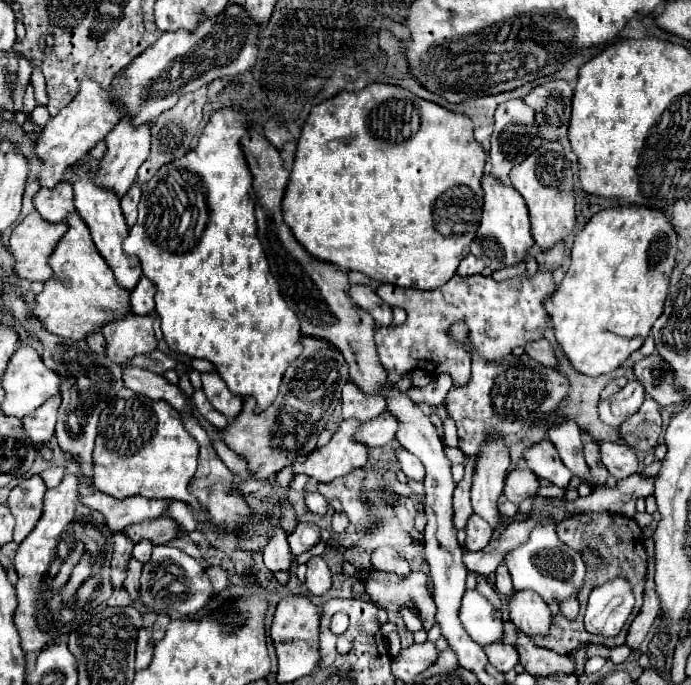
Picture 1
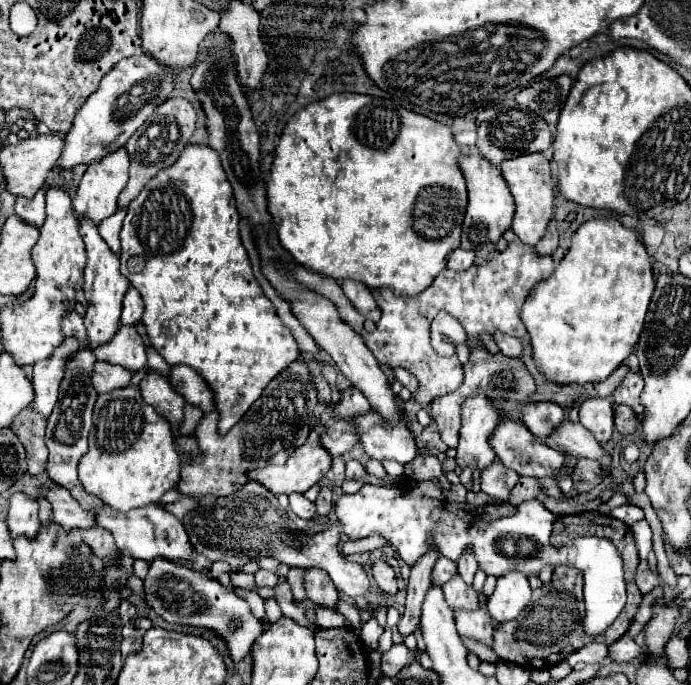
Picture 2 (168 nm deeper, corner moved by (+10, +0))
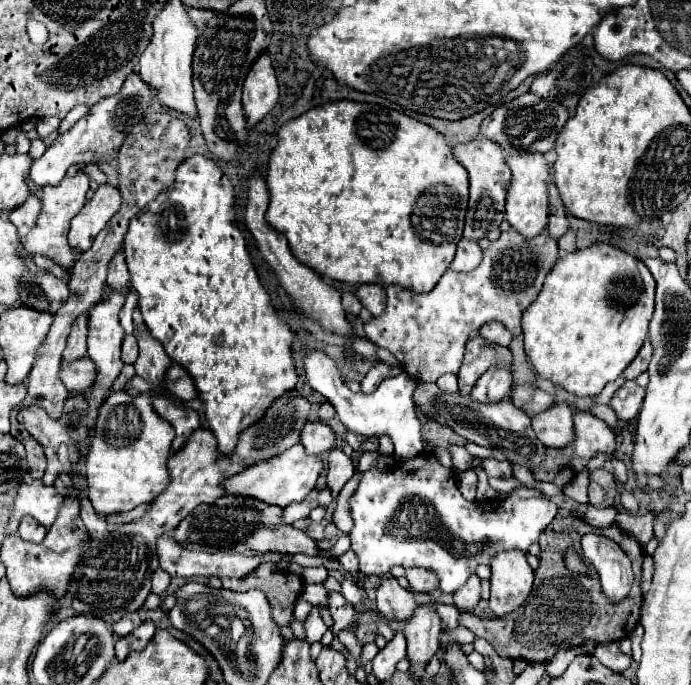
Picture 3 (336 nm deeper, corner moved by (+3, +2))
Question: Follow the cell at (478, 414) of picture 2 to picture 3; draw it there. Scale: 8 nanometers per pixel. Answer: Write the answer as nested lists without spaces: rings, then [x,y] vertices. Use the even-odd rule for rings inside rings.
[[[491,367],[477,379],[477,383],[473,385],[471,397],[475,397],[475,401],[495,403],[505,399],[511,387],[513,387],[511,371],[505,367]]]

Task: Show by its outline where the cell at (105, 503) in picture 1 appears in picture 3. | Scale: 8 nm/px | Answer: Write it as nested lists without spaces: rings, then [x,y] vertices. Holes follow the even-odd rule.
[[[23,479],[13,503],[13,511],[9,523],[5,527],[5,535],[17,531],[23,517],[33,517],[37,523],[51,527],[55,521],[59,507],[63,505],[63,495],[55,491],[55,487],[45,487],[39,479]]]

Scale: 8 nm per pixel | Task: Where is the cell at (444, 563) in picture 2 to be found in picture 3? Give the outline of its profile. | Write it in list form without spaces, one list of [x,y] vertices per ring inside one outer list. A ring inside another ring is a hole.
[[[407,569],[405,575],[411,591],[415,593],[431,593],[433,589],[437,589],[435,573],[427,573],[427,569]]]

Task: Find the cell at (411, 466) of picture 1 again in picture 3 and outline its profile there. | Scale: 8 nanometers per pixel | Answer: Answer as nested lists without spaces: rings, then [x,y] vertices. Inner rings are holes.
[[[305,349],[305,361],[303,361],[303,373],[307,377],[307,383],[321,393],[337,411],[337,417],[343,421],[343,425],[361,435],[361,437],[371,437],[377,435],[381,437],[383,433],[391,435],[395,443],[395,459],[403,461],[407,457],[415,457],[423,451],[421,443],[421,423],[415,413],[413,405],[413,389],[415,389],[415,379],[409,373],[401,373],[399,377],[391,377],[379,385],[379,389],[371,395],[365,393],[353,393],[347,389],[347,385],[341,379],[341,373],[335,365],[335,361],[323,351],[323,349]]]

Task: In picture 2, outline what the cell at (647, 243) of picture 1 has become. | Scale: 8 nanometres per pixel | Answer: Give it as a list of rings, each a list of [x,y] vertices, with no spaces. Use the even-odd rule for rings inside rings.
[[[590,219],[578,227],[568,253],[556,265],[552,277],[538,283],[522,307],[522,321],[530,333],[532,355],[548,379],[560,385],[596,383],[608,377],[632,353],[656,285],[652,265],[654,259],[648,255],[636,229],[628,229],[616,219]]]

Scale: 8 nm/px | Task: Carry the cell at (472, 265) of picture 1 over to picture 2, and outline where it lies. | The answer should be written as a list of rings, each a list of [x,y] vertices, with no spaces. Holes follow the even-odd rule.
[[[456,249],[456,251],[452,251],[452,255],[448,257],[448,269],[452,269],[452,271],[466,271],[472,263],[474,263],[472,251]]]

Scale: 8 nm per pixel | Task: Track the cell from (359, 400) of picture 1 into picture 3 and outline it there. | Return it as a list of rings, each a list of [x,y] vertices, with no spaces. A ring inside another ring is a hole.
[[[379,361],[375,367],[369,369],[369,373],[365,375],[365,379],[361,381],[361,391],[363,391],[363,393],[373,393],[383,379],[395,377],[395,375],[399,375],[399,373],[401,373],[401,369],[391,367],[391,365],[387,365],[387,363]]]

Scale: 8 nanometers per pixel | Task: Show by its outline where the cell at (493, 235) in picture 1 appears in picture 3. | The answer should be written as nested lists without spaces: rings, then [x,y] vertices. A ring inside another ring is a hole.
[[[479,137],[477,141],[459,143],[453,147],[453,155],[469,173],[469,207],[467,207],[463,237],[469,241],[477,241],[487,235],[491,225],[499,225],[505,217],[505,195],[511,171],[507,169],[501,147],[489,139]]]

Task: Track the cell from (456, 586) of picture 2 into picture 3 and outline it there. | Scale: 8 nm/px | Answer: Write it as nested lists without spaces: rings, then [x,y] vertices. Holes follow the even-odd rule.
[[[421,453],[419,457],[413,457],[413,459],[405,459],[401,463],[397,463],[395,467],[387,469],[387,471],[381,471],[381,469],[371,469],[371,471],[365,471],[361,481],[359,481],[359,487],[357,491],[351,495],[349,499],[349,507],[351,507],[351,515],[353,515],[353,529],[351,529],[351,547],[355,549],[357,557],[359,557],[359,569],[365,573],[365,575],[385,575],[393,565],[401,565],[401,567],[423,567],[423,569],[429,569],[433,571],[437,577],[439,577],[439,589],[441,591],[447,591],[447,593],[453,593],[455,589],[459,589],[461,585],[464,585],[467,579],[477,569],[477,565],[489,565],[491,557],[499,551],[499,549],[521,549],[521,551],[529,551],[529,547],[533,543],[537,543],[539,539],[539,533],[553,521],[553,517],[557,515],[557,505],[549,499],[519,499],[519,497],[507,497],[507,499],[499,499],[499,501],[467,501],[459,489],[457,489],[457,477],[455,477],[455,471],[453,469],[447,469],[443,467],[437,457],[433,453]]]

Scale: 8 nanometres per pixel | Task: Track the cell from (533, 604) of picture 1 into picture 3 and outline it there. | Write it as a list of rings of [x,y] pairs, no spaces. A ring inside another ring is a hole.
[[[511,549],[497,553],[491,563],[491,599],[489,609],[501,617],[515,611],[531,593],[533,569],[527,563],[525,553]]]

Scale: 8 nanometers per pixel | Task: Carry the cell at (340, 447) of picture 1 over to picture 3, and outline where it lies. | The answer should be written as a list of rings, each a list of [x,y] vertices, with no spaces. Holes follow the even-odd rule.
[[[293,445],[291,449],[279,453],[279,457],[275,455],[269,461],[259,461],[251,467],[243,469],[235,477],[223,481],[223,489],[229,495],[251,497],[251,499],[263,501],[267,505],[277,505],[277,507],[283,509],[289,503],[303,501],[307,497],[307,493],[315,487],[315,481],[321,475],[321,471],[323,471],[323,463],[321,463],[319,457],[303,453],[301,445]]]

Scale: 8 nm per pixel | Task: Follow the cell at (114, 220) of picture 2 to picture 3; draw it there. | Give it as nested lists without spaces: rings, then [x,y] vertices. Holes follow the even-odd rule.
[[[119,251],[115,255],[115,259],[111,261],[111,269],[109,269],[109,275],[107,275],[107,287],[115,289],[121,295],[127,295],[131,291],[129,289],[129,273],[127,273],[123,251]]]

